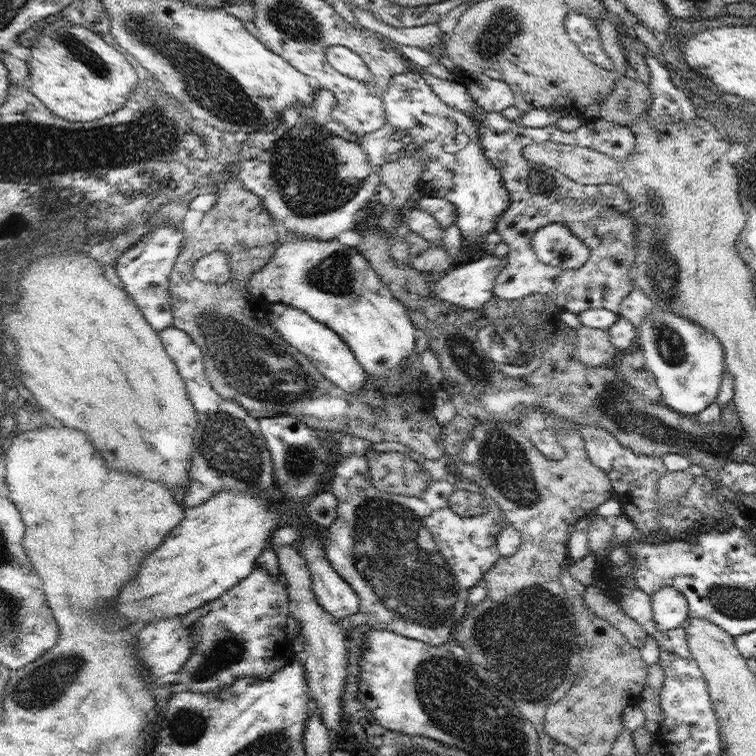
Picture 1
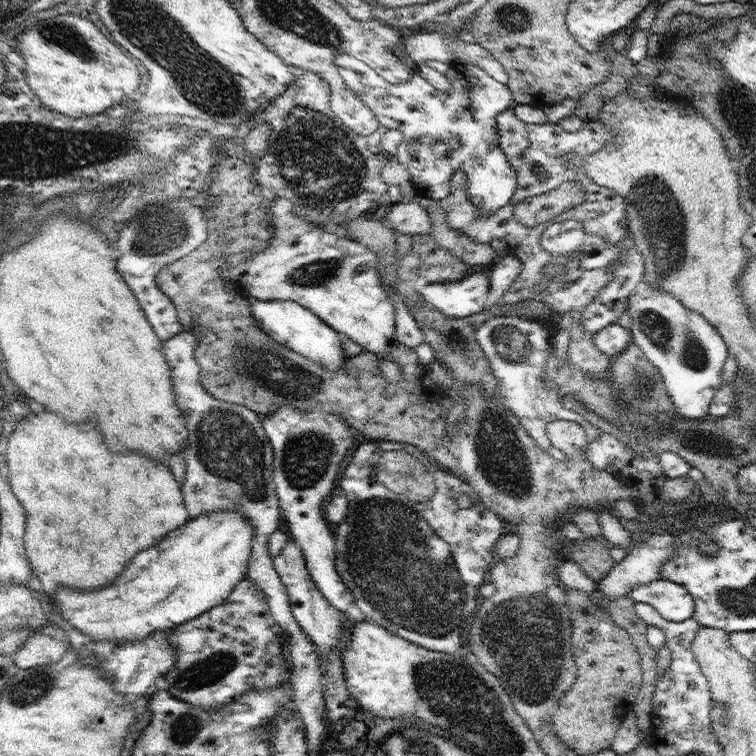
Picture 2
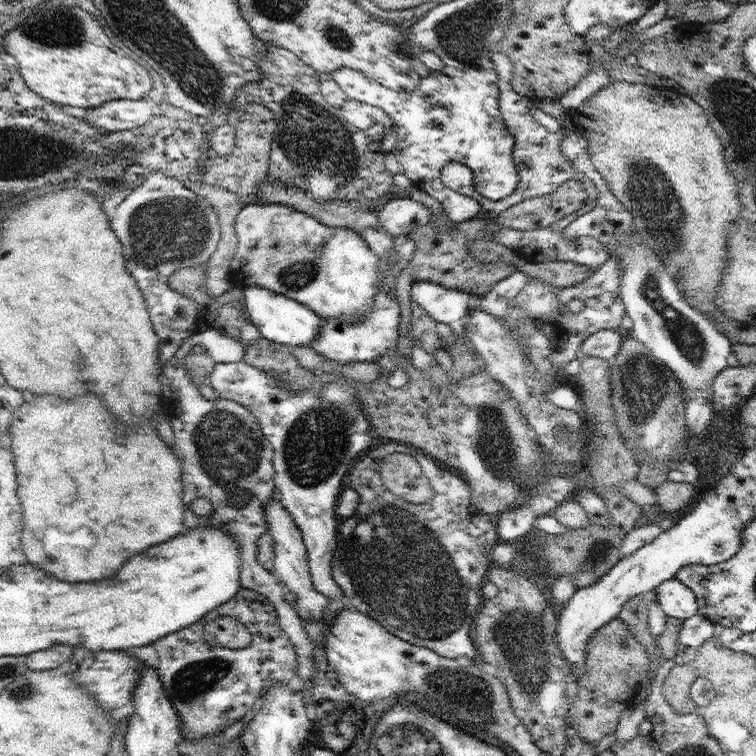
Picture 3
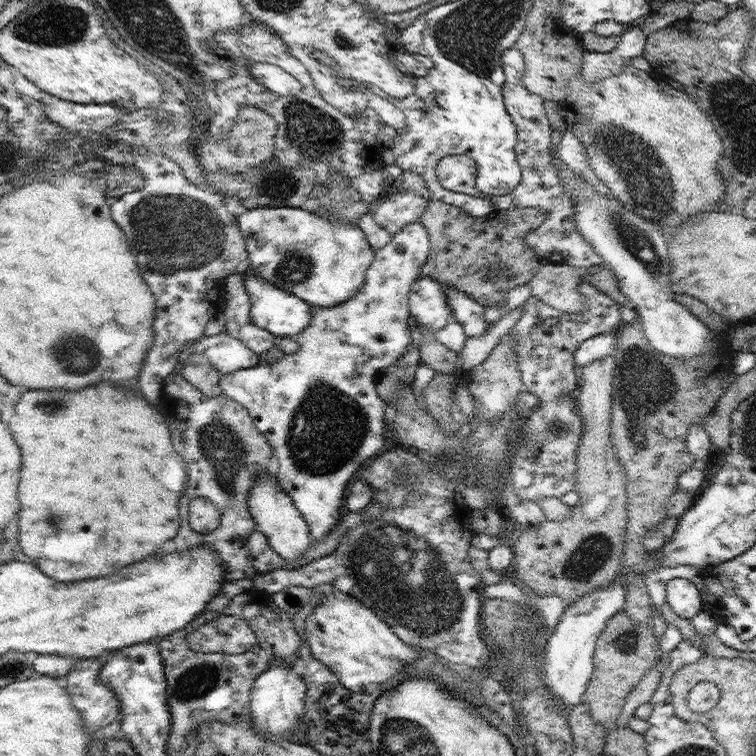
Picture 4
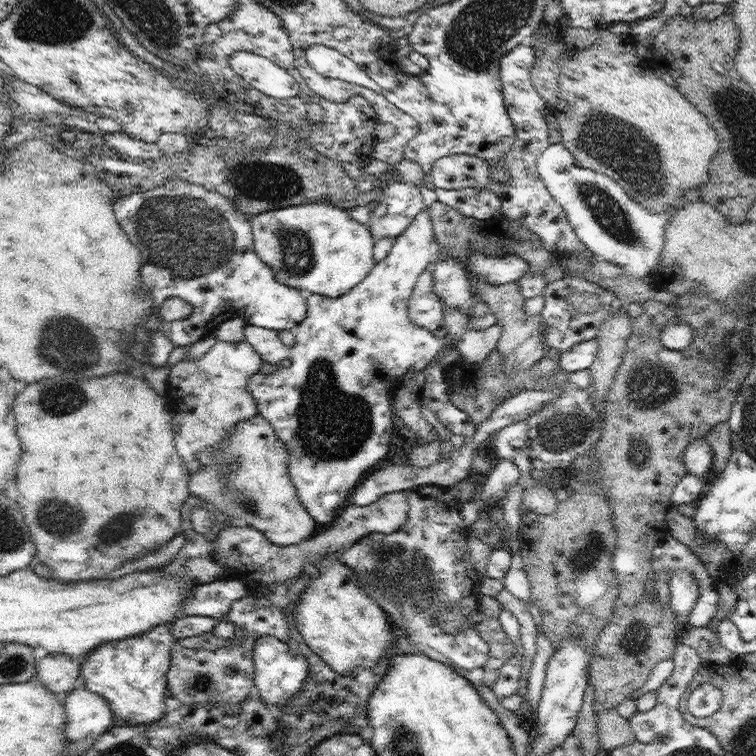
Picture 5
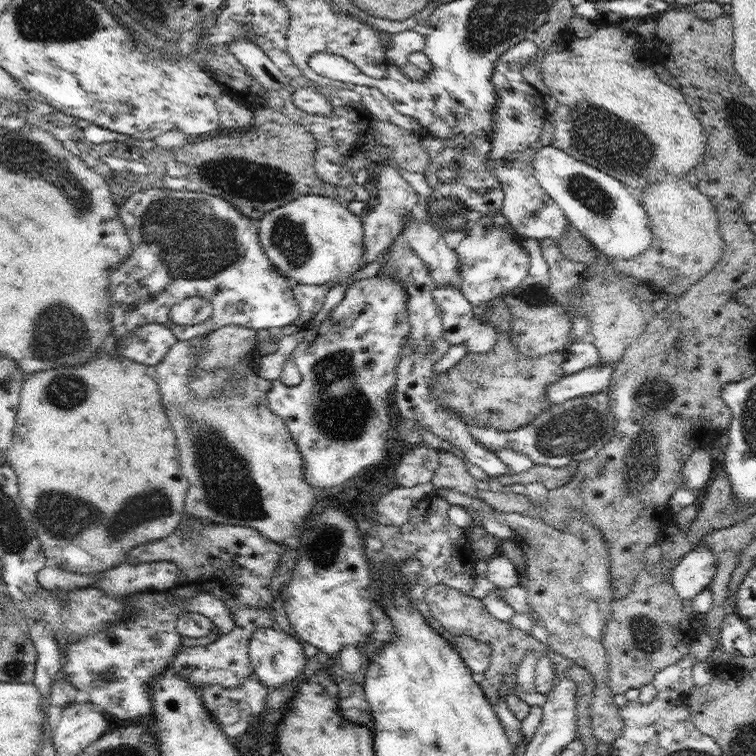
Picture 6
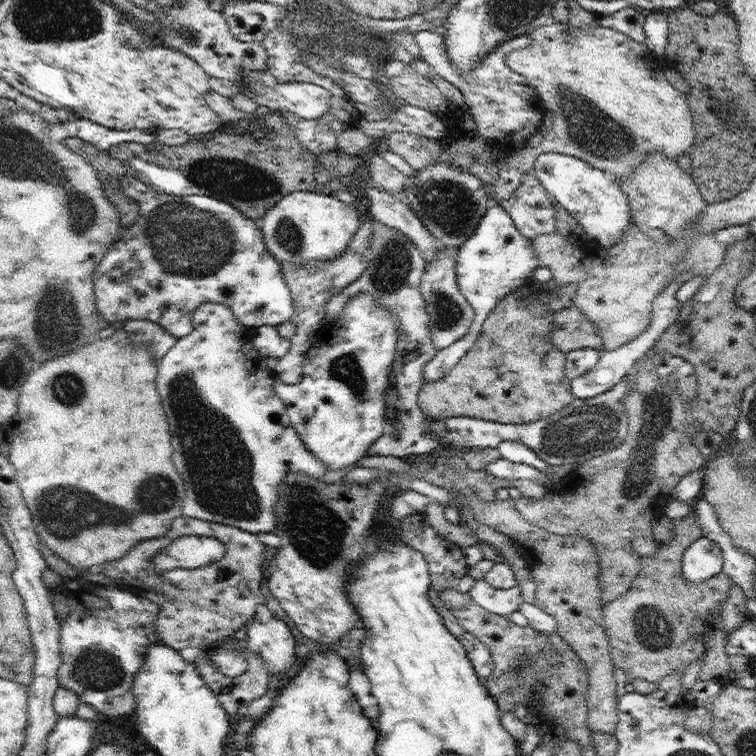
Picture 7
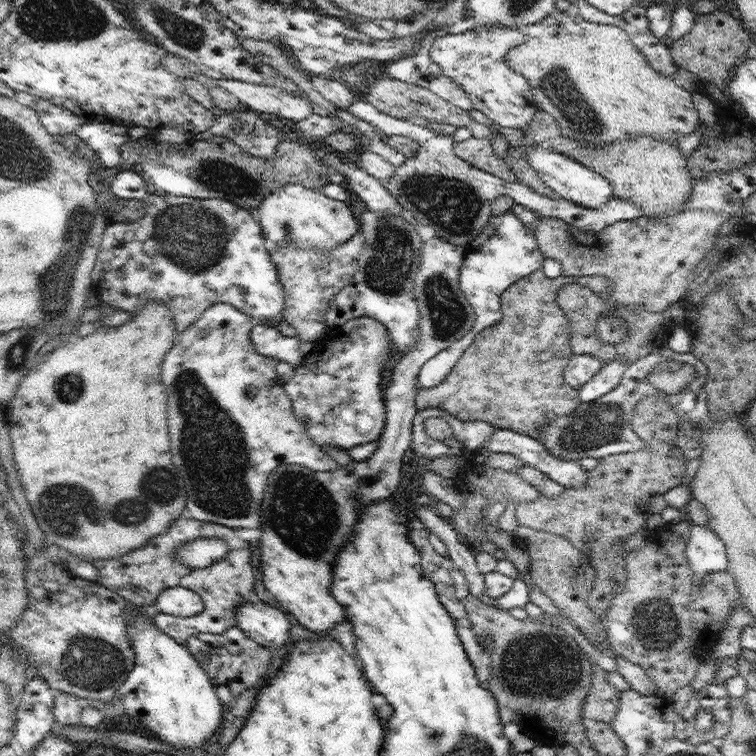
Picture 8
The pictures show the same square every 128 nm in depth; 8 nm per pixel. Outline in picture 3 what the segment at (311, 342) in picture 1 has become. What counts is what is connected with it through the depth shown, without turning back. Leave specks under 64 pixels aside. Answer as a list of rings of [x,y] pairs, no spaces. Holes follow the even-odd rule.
[[[249,285],[244,291],[248,319],[258,328],[260,334],[271,342],[280,345],[310,346],[311,342],[320,334],[320,328],[326,324],[311,308],[300,301],[286,298],[282,294],[270,292],[258,285]]]

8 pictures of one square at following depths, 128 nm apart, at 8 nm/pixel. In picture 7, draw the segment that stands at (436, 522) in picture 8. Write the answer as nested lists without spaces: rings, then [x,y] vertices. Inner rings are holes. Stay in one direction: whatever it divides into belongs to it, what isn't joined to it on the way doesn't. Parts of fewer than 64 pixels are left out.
[[[475,579],[475,584],[469,590],[469,594],[476,604],[500,616],[516,612],[520,603],[524,601],[518,584],[506,590],[497,589],[490,586],[484,579]]]

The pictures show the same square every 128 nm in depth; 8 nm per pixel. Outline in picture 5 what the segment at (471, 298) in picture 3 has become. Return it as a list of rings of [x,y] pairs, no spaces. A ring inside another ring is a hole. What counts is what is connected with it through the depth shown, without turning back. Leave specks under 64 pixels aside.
[[[431,268],[426,270],[417,281],[409,301],[408,314],[414,325],[428,330],[434,336],[444,339],[448,328],[444,322],[443,302],[433,288]]]

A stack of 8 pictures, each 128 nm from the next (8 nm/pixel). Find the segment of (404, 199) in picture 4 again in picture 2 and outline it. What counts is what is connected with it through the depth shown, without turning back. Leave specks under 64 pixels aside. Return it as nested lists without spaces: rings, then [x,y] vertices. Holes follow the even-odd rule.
[[[415,200],[407,203],[395,203],[387,218],[392,222],[393,229],[398,234],[421,235],[430,233],[432,223],[427,208]]]

